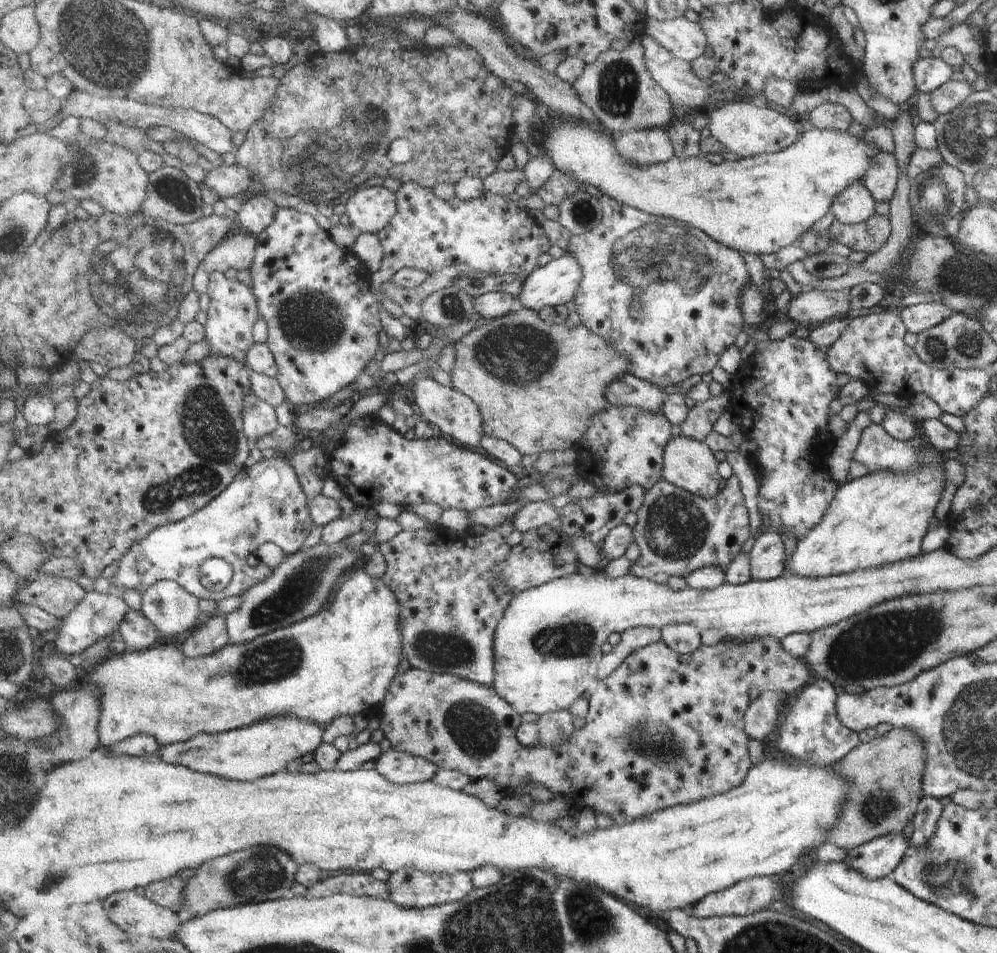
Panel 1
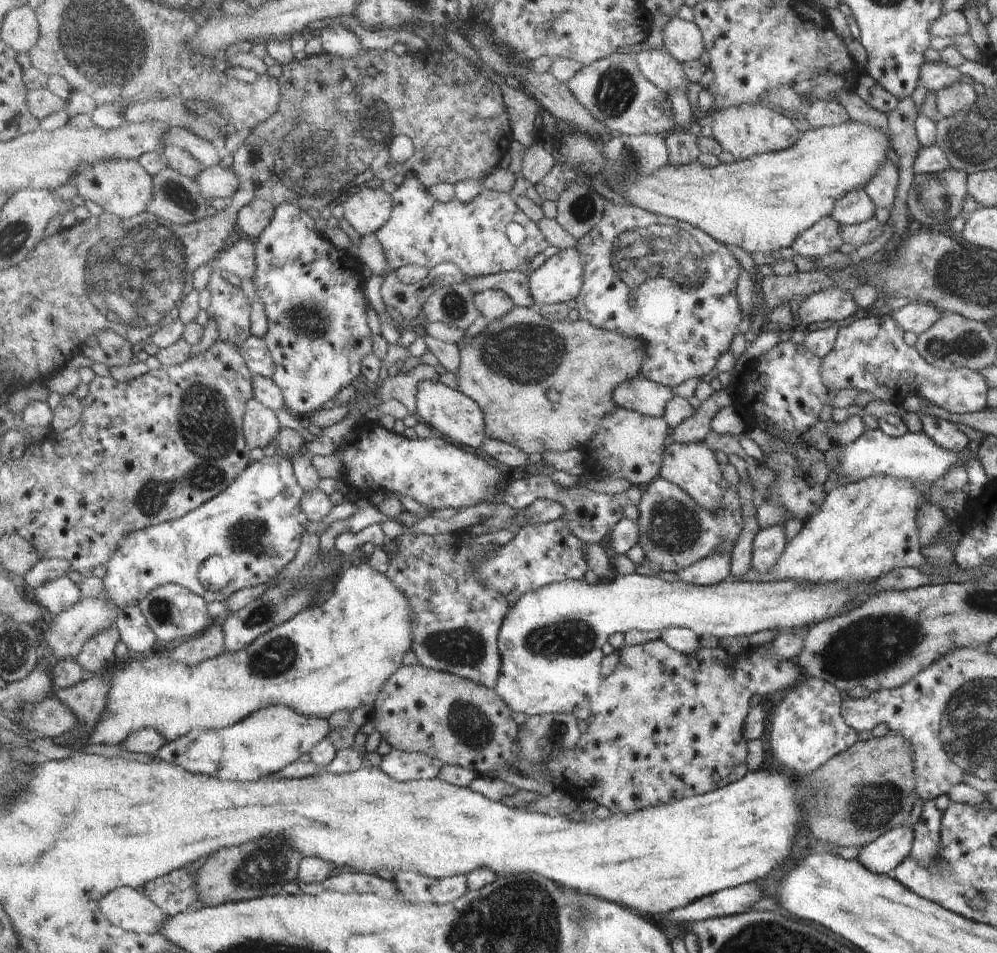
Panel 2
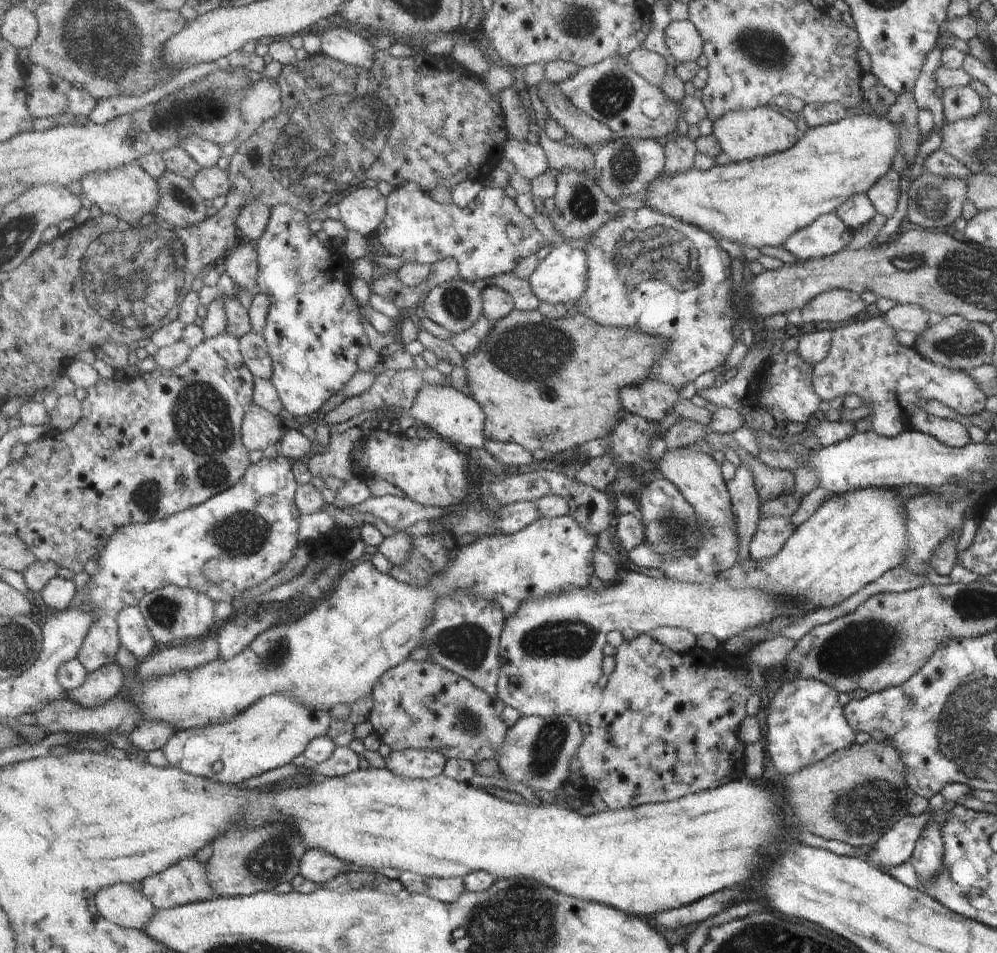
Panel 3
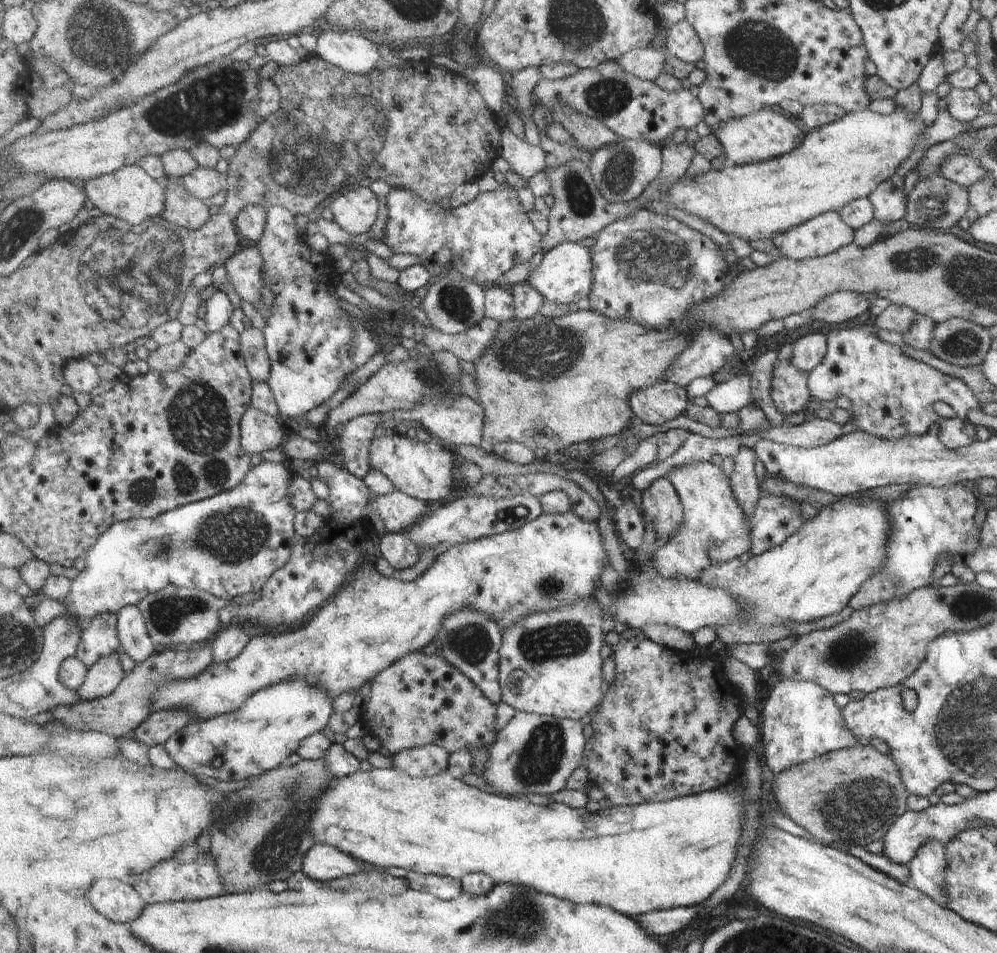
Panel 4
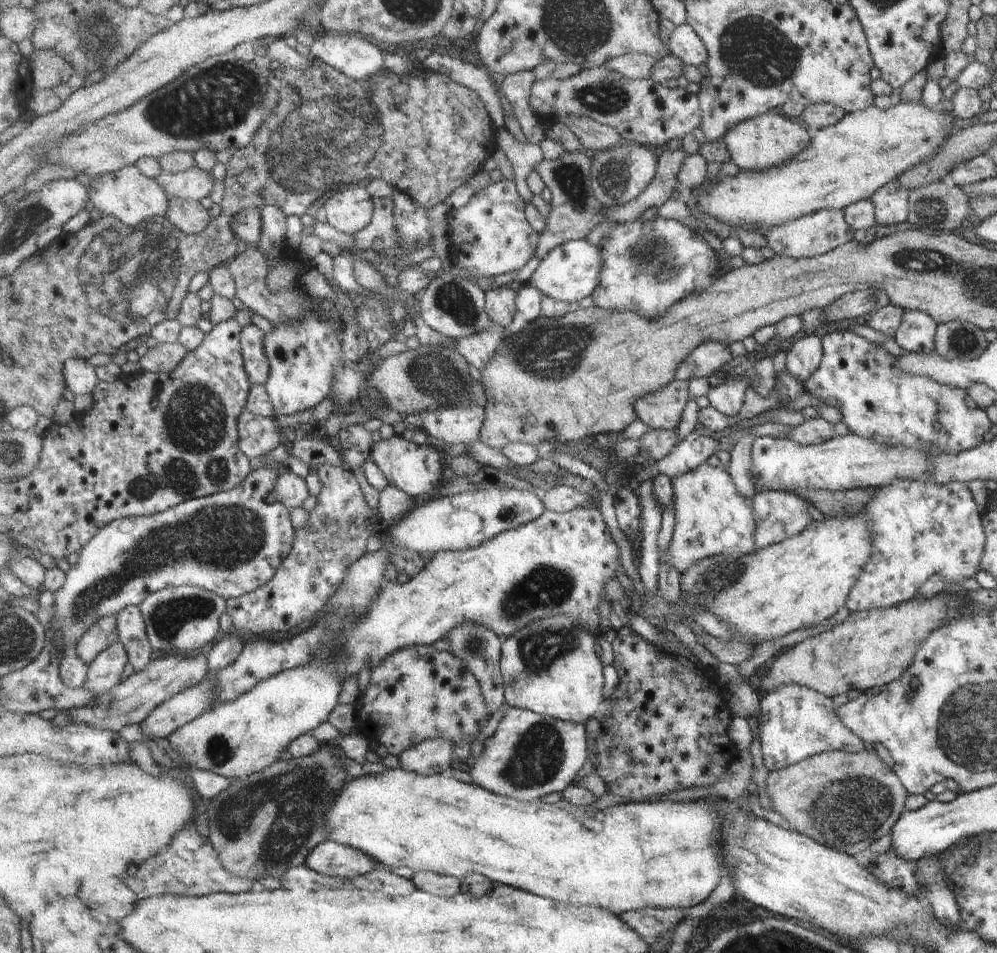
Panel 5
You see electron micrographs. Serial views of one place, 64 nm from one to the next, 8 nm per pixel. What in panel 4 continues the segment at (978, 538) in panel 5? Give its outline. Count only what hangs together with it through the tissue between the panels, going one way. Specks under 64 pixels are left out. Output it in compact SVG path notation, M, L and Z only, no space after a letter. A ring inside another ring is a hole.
M961 483L942 488L920 485L890 503L884 502L884 513L890 524L886 560L861 583L858 591L848 600L847 606L854 611L903 596L930 583L931 570L936 560L945 554L949 554L954 563L955 559L961 561L965 555L972 553L977 549L980 539L980 532L973 526L975 506L973 493Z

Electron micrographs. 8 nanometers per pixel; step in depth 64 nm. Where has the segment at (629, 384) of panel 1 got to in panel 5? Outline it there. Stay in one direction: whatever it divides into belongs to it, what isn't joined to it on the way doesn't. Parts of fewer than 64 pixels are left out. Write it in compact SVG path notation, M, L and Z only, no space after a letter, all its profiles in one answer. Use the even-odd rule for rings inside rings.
M674 380L663 389L644 394L636 402L638 418L651 429L673 430L679 426L687 408L689 384Z

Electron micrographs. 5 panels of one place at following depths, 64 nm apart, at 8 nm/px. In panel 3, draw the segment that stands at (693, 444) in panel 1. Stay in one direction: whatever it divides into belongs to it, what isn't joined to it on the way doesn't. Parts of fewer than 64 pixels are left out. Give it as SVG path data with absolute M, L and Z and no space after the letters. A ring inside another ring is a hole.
M685 447L666 450L659 460L658 475L669 479L693 505L696 519L701 527L702 540L693 551L683 557L665 559L655 549L648 549L646 544L628 552L628 558L637 566L658 568L665 576L688 583L712 583L717 580L716 574L727 570L735 564L737 558L737 536L735 508L731 495L727 494L725 482L721 480L719 465L711 460L711 455L697 447Z

